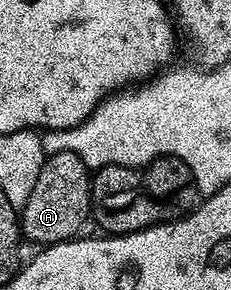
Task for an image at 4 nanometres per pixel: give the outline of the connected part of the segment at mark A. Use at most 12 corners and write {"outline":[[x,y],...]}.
{"outline":[[49,155],[20,211],[23,239],[71,241],[90,212],[90,167]]}

